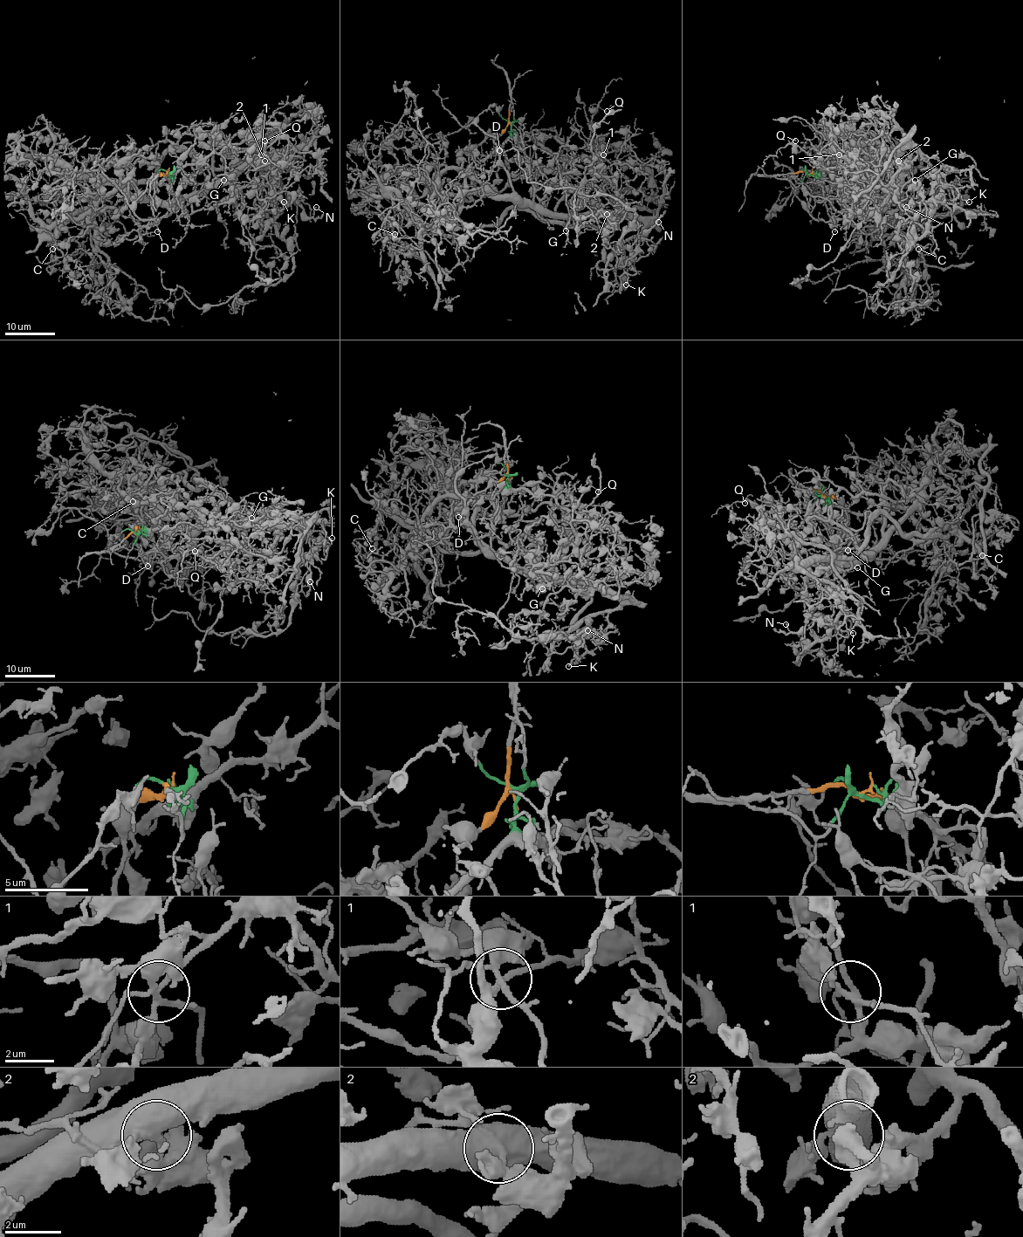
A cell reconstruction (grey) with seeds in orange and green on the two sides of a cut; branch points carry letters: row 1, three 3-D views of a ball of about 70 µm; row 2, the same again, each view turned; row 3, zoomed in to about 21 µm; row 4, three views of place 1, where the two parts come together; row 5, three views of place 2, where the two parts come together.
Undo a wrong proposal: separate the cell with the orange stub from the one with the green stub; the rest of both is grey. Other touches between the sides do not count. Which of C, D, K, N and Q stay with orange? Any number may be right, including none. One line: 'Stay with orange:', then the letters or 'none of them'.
Stay with orange: D, N, Q

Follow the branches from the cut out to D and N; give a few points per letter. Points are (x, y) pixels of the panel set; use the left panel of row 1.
D: (168, 174), (161, 174), (154, 186), (152, 209), (158, 232)
N: (168, 174), (152, 200), (158, 218), (301, 147), (272, 169), (270, 201), (296, 202), (309, 217), (316, 207)

